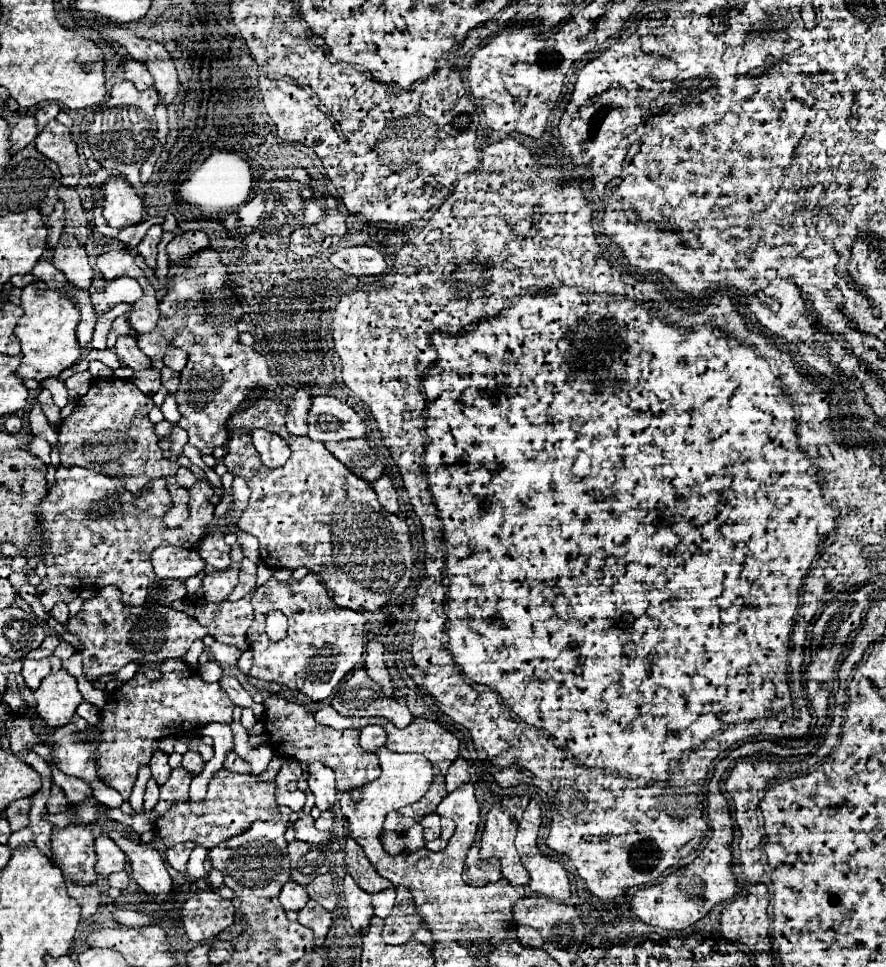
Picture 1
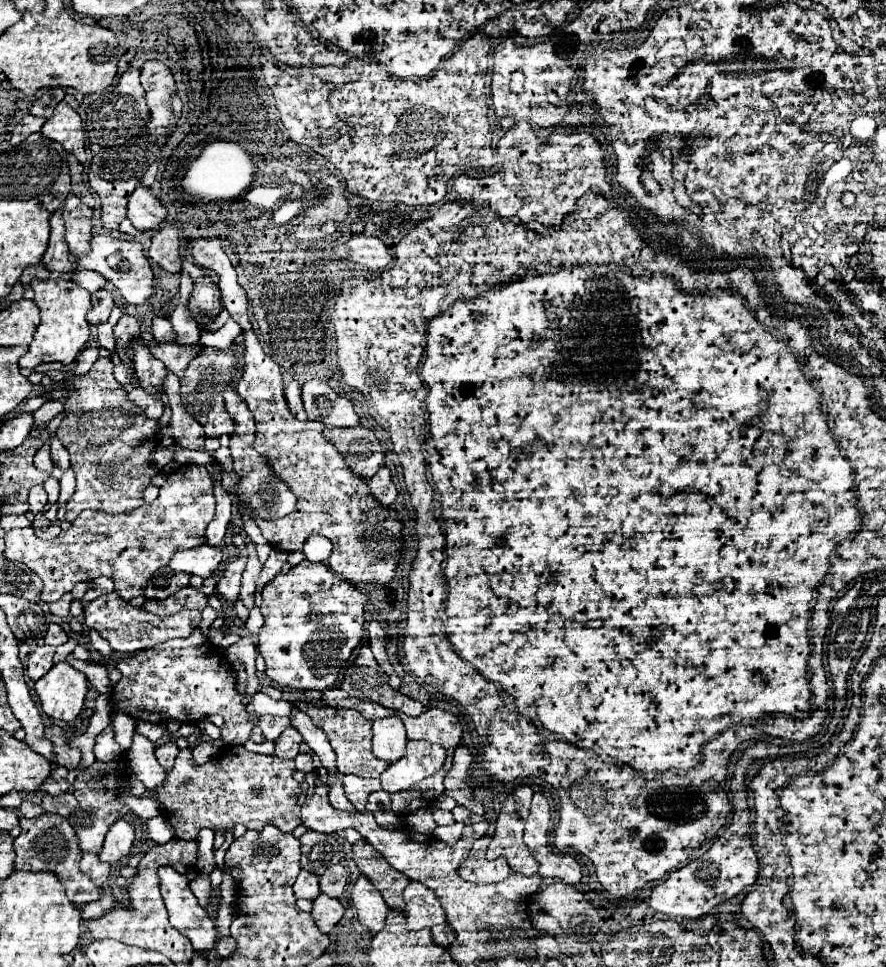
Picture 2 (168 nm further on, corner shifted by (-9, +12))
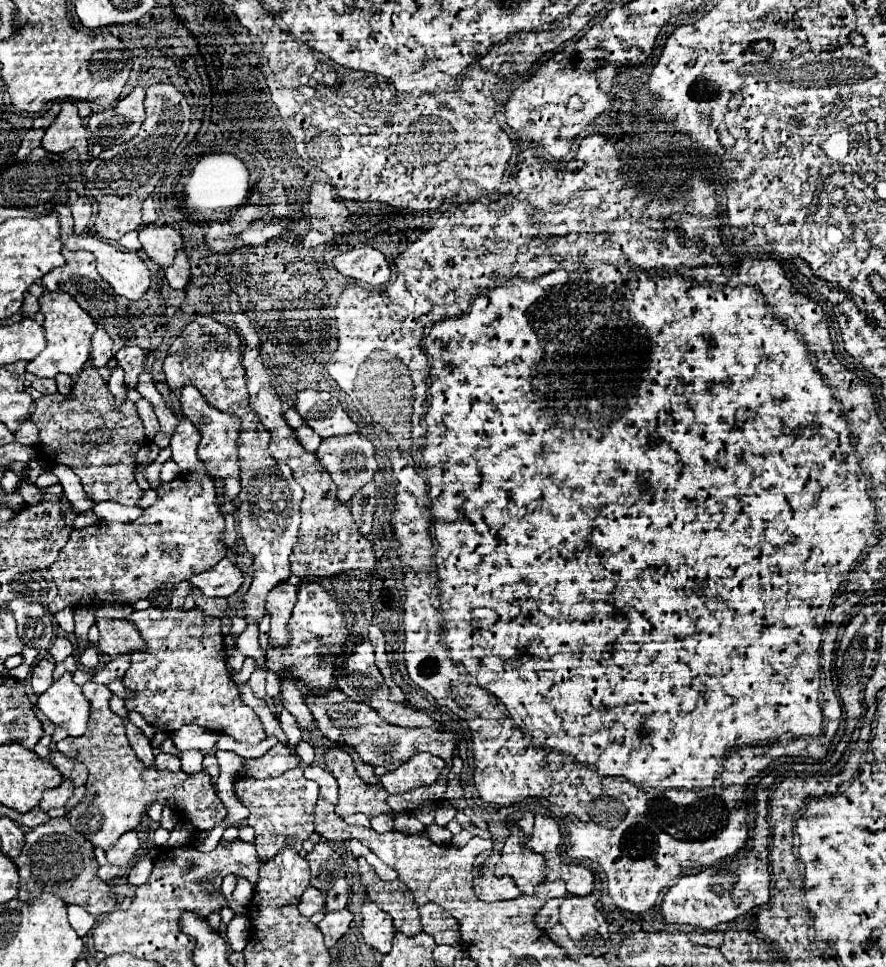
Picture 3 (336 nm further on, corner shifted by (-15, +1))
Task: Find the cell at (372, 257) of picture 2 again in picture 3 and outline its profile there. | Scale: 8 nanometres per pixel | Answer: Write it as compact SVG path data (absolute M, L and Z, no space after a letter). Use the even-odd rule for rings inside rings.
M369 246L353 248L345 254L339 254L333 260L335 268L351 278L363 280L367 284L385 284L391 278L391 268L387 264L387 258Z

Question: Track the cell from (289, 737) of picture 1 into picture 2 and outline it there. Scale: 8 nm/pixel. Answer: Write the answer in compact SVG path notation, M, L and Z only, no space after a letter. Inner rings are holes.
M293 703L295 707L299 707L301 711L307 711L313 719L313 723L317 727L321 727L329 741L331 741L331 747L337 755L337 769L339 773L343 775L357 775L357 777L379 777L385 767L389 765L387 761L381 761L381 759L375 759L373 753L371 753L371 723L369 719L365 719L359 711L355 709L341 709L341 711L333 711L331 707L313 707L309 703Z

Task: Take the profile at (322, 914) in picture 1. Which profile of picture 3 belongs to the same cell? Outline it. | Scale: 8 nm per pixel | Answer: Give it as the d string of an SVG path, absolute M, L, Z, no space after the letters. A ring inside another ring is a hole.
M339 910L339 912L325 912L325 918L317 924L319 930L323 932L325 946L331 948L335 942L349 930L349 924L353 920L353 914L349 910Z

